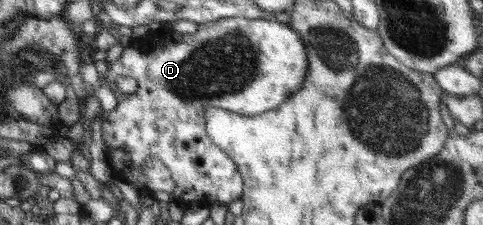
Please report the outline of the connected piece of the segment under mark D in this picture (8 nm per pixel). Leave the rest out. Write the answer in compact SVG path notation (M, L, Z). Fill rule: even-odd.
M228 17L219 18L214 22L199 23L196 32L185 35L172 35L169 33L169 27L161 28L158 31L148 31L145 35L147 40L147 50L124 47L123 54L115 62L109 63L107 72L107 84L110 87L110 93L117 98L117 105L111 112L102 110L102 132L103 141L106 145L107 160L114 178L129 182L140 193L152 195L157 191L167 192L172 200L179 202L183 206L195 205L200 208L211 207L212 205L227 205L229 202L240 198L243 194L243 178L241 177L239 168L236 163L218 146L214 144L205 131L205 110L207 107L222 107L230 112L237 112L244 116L256 116L263 112L278 108L287 98L290 98L304 84L304 79L308 70L308 56L304 50L304 44L298 32L296 32L289 24L282 24L276 20L266 20L265 18L247 19L244 17ZM120 76L128 76L134 78L138 83L136 92L125 94L116 86L116 80Z

